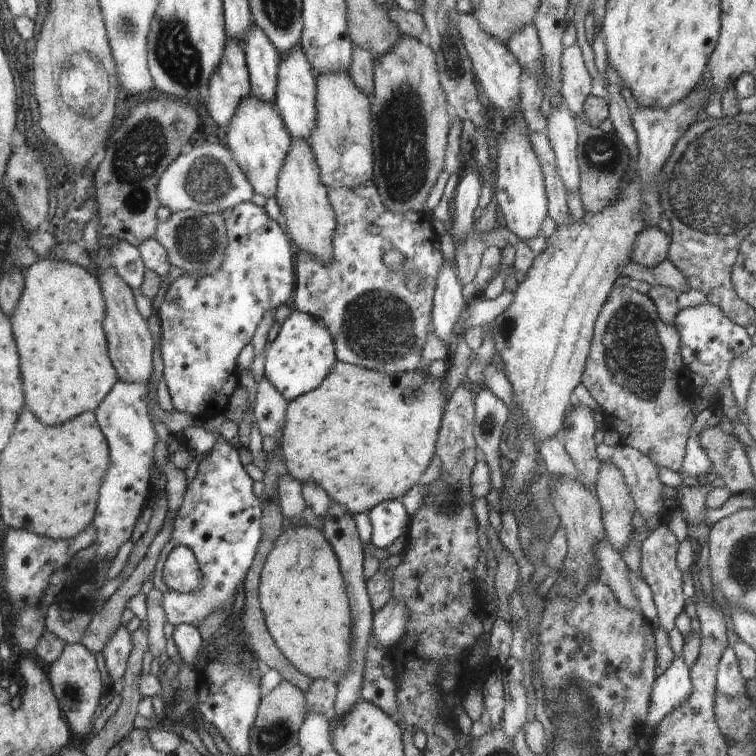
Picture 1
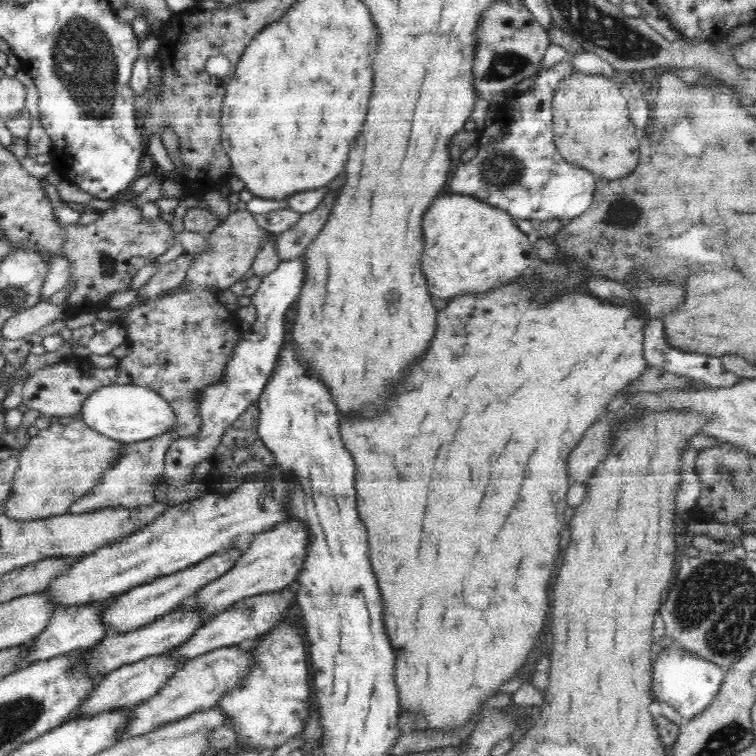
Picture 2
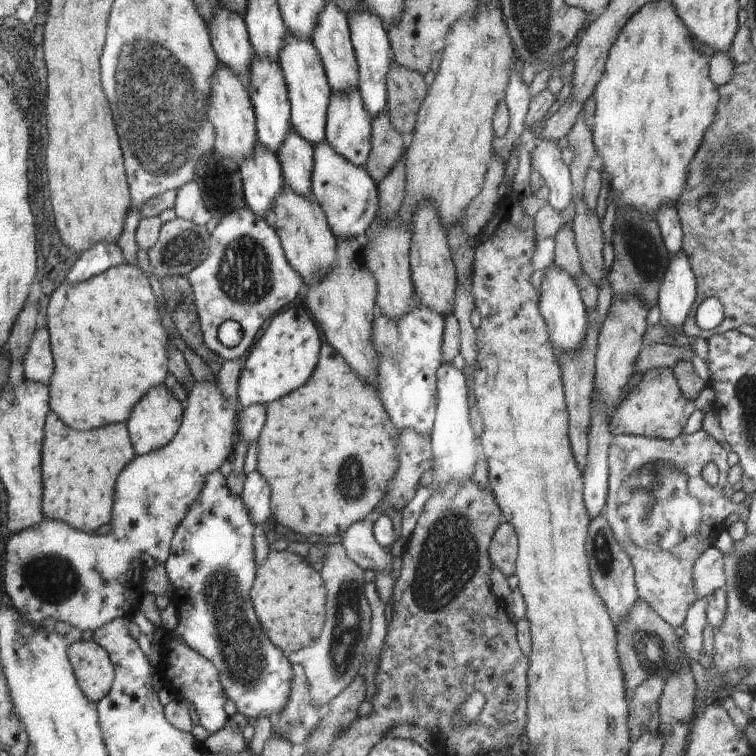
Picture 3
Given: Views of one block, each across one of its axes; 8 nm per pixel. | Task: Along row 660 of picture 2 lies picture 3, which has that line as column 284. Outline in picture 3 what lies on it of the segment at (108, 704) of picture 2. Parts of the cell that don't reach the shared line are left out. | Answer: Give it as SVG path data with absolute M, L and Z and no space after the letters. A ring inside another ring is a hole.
M292 129L287 132L287 138L276 154L282 165L283 181L300 196L311 196L311 176L315 166L313 152L314 146Z

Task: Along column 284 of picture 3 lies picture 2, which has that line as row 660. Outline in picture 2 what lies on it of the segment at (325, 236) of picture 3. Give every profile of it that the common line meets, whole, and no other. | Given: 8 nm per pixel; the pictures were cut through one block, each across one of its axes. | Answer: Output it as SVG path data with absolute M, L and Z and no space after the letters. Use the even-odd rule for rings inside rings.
M242 644L232 648L222 648L186 660L160 690L133 708L128 720L125 721L124 728L120 730L120 740L146 734L168 722L217 706L220 698L230 689L236 688L241 678L249 672L252 650L244 650L246 647Z

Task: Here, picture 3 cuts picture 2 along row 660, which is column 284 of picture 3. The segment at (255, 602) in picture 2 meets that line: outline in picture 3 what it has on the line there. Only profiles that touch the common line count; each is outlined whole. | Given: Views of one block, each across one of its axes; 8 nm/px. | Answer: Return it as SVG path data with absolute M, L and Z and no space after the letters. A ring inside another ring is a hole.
M258 142L252 156L239 162L239 171L247 207L257 215L269 218L277 196L286 186L278 156Z

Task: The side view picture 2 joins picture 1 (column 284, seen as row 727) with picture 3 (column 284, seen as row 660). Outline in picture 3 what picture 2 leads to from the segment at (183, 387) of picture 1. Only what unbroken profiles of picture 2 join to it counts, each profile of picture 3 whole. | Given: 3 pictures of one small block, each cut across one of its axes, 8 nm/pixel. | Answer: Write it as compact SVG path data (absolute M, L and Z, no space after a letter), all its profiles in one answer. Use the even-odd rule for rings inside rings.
M248 207L222 217L211 233L206 260L186 276L197 306L202 340L210 352L225 361L239 359L246 354L264 322L292 304L304 284L300 273L286 262L277 232L264 219ZM225 320L236 320L243 330L241 342L233 348L223 346L218 340L218 328Z

